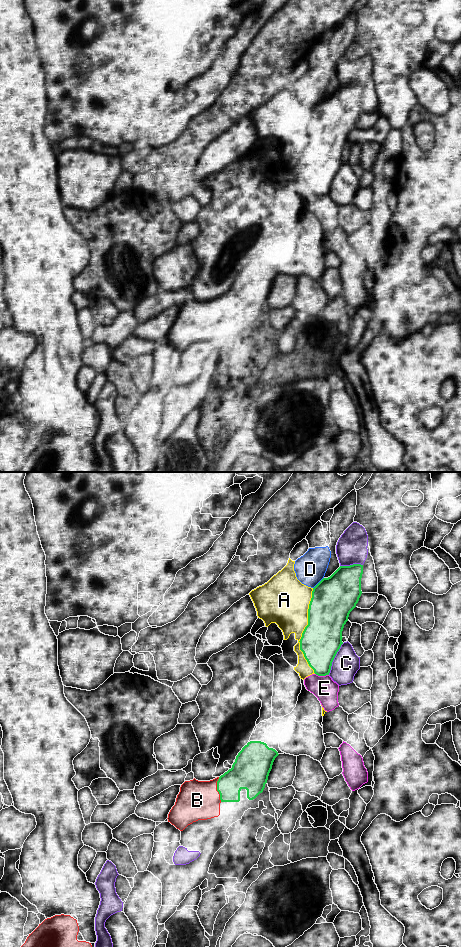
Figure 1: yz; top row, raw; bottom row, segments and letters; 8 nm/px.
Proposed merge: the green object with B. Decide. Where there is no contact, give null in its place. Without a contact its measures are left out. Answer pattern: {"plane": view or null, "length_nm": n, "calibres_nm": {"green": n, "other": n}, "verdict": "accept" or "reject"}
{"plane": "yz", "length_nm": 200, "calibres_nm": {"green": 240, "other": 320}, "verdict": "accept"}

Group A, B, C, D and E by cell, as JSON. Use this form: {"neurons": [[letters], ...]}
{"neurons": [["A"], ["B"], ["C"], ["D"], ["E"]]}

